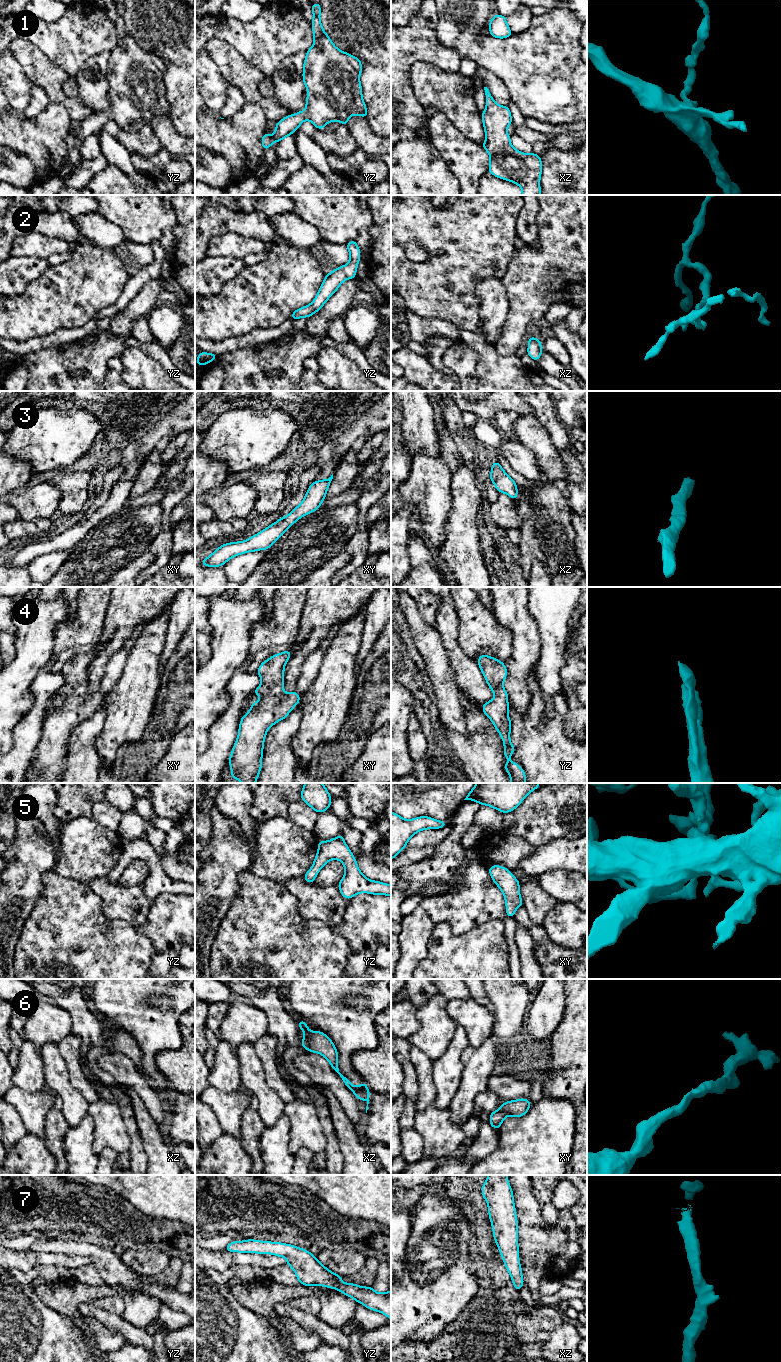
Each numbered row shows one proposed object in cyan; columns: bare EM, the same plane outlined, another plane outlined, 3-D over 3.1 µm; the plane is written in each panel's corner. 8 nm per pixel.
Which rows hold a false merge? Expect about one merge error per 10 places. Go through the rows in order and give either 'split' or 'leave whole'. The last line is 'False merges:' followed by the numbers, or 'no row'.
1: leave whole
2: leave whole
3: leave whole
4: leave whole
5: leave whole
6: leave whole
7: leave whole
False merges: no row

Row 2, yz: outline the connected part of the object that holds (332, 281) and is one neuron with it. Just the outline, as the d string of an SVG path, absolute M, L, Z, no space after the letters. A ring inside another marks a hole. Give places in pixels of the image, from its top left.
M356 240L349 241L346 246L350 254L349 263L347 265L337 267L334 271L326 274L325 279L313 302L294 311L290 318L296 320L298 318L310 317L323 307L325 302L337 291L339 286L346 279L356 277L358 262L361 260L360 249L356 243Z

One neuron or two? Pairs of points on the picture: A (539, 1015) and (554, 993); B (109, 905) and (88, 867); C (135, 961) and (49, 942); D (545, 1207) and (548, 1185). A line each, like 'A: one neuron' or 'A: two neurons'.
A: one neuron
B: two neurons
C: one neuron
D: one neuron

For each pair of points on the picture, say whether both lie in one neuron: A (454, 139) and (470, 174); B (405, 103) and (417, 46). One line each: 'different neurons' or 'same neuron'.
A: same neuron
B: same neuron

